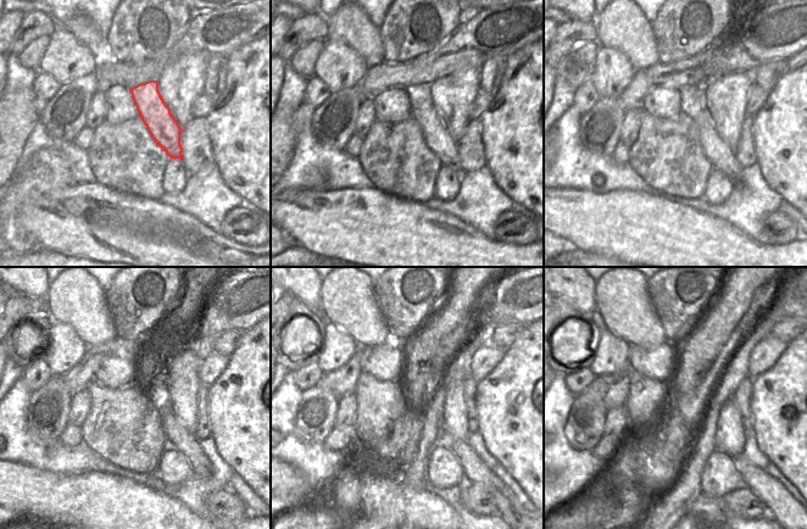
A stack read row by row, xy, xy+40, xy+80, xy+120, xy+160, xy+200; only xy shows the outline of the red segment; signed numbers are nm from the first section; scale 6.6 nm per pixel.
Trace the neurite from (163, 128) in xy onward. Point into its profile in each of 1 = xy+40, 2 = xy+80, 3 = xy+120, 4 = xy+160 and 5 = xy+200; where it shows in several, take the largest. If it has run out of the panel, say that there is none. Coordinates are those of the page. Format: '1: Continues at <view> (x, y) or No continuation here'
1: Continues at xy+40 (422, 109)
2: Continues at xy+80 (693, 104)
3: Continues at xy+120 (177, 435)
4: Continues at xy+160 (508, 510)
5: Continues at xy+200 (782, 506)

